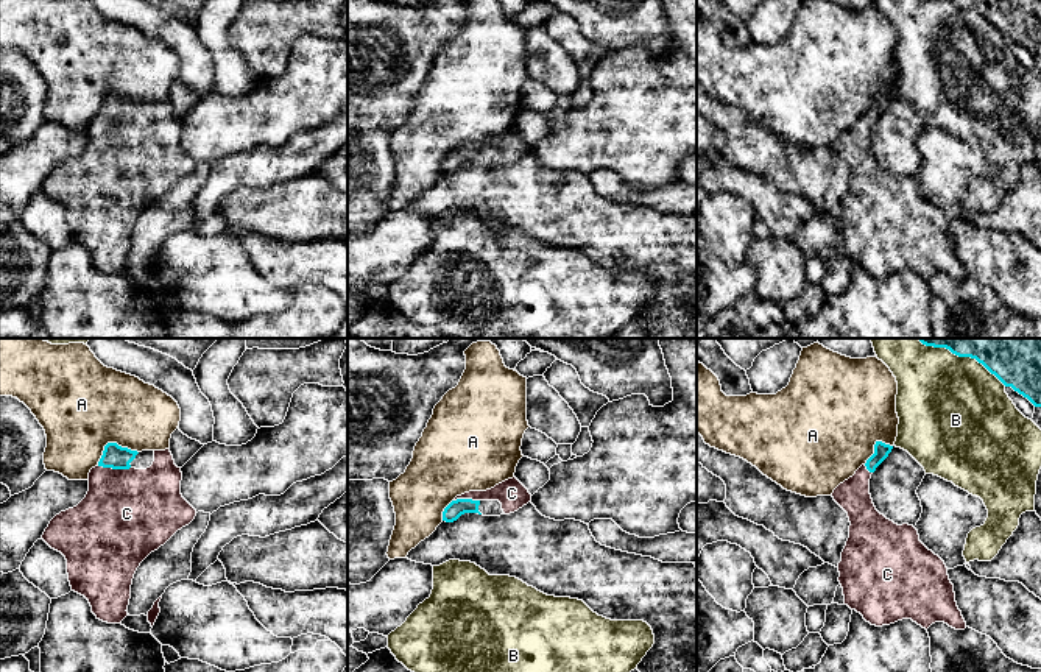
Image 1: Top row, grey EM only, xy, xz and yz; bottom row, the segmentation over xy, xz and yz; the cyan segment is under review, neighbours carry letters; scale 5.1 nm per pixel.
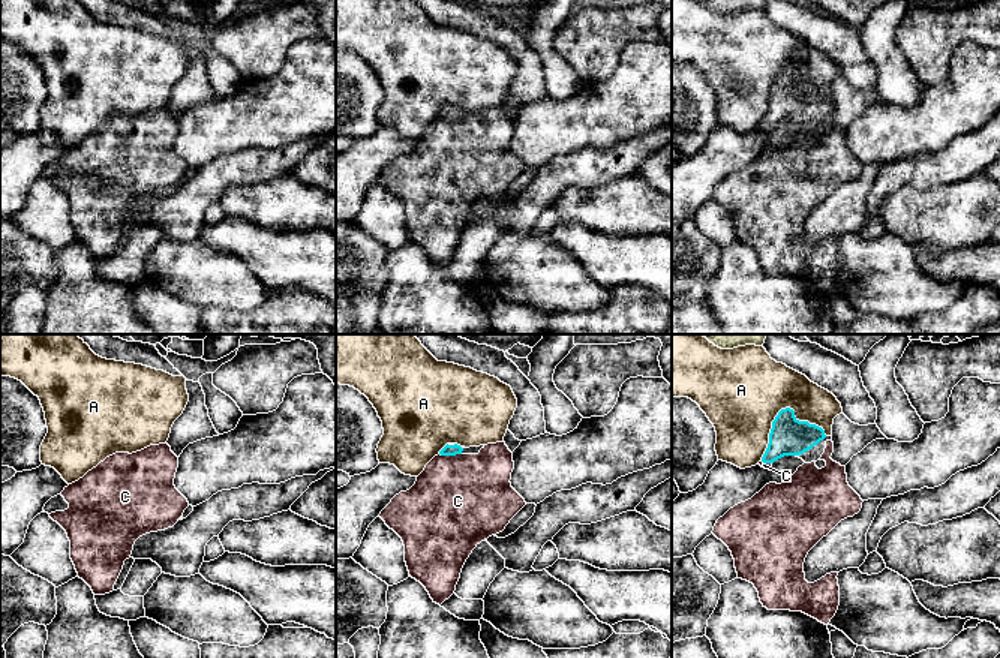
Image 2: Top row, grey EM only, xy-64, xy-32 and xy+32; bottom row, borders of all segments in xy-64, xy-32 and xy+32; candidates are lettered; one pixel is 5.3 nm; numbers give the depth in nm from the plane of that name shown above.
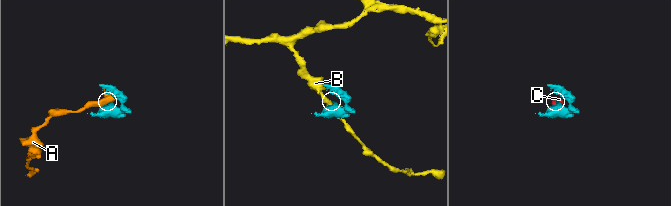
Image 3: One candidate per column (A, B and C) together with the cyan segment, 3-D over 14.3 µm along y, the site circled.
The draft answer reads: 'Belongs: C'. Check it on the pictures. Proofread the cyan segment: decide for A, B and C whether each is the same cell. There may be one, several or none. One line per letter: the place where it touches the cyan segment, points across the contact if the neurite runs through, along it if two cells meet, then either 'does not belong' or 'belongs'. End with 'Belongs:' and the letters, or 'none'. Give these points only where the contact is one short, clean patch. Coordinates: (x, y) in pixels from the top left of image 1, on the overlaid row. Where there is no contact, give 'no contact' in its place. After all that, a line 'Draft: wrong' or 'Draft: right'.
A: meets cyan in xy at (112, 443); does not belong
B: meets cyan in yz at (962, 356); does not belong
C: meets cyan in xy at (114, 468); runs through xy (114, 456), (114, 468), (114, 488), (127, 513); belongs
Belongs: C
Draft: right

